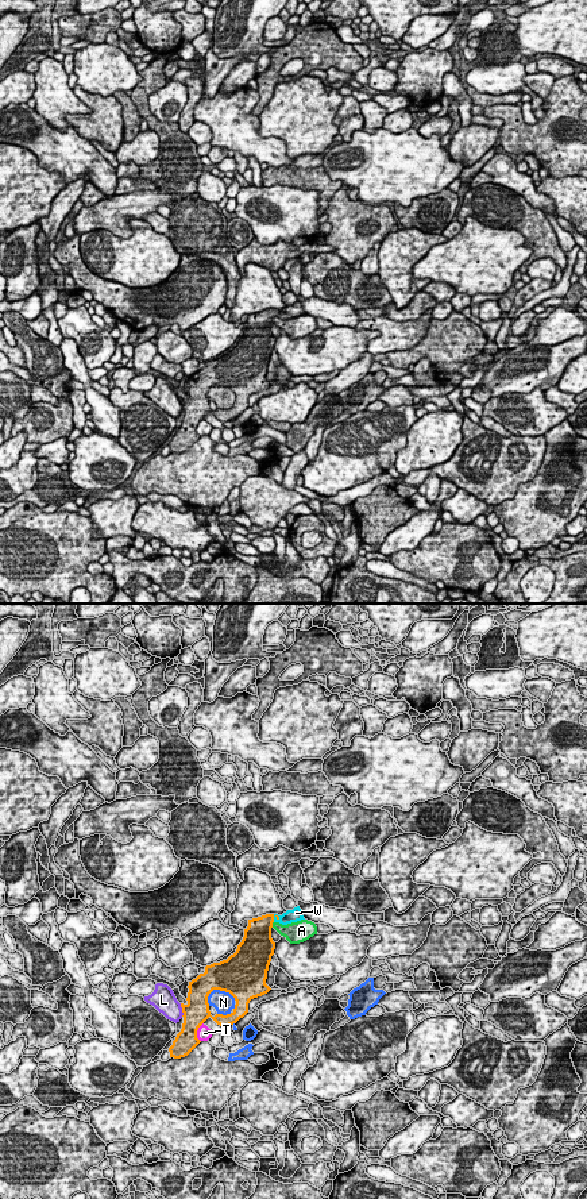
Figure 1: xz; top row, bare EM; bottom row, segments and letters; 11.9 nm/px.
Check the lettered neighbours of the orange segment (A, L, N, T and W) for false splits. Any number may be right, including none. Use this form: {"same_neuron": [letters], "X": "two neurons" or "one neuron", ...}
{"same_neuron": ["W"], "A": "two neurons", "L": "two neurons", "N": "two neurons", "T": "two neurons", "W": "one neuron"}

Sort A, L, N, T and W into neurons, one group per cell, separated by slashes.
A / L / N / T / W

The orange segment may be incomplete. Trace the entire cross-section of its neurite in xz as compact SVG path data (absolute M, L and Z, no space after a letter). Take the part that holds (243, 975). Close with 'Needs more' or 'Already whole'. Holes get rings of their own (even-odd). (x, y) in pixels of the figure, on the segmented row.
M300 906L282 915L266 914L248 920L236 952L227 960L206 965L204 974L189 982L188 1003L181 1003L184 1023L169 1048L170 1057L185 1057L201 1042L197 1030L209 1017L220 1026L233 1025L248 1013L251 999L271 990L266 979L275 949L271 938L273 924L287 925L301 920L305 918ZM213 990L229 992L235 998L236 1005L231 1014L211 1015L208 996Z. Needs more

